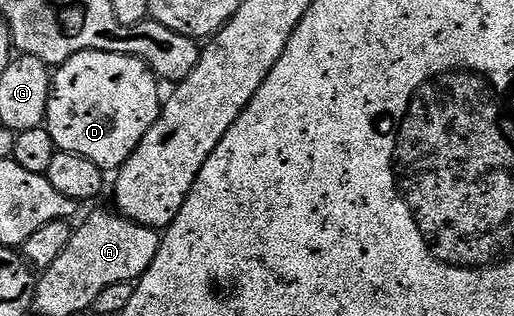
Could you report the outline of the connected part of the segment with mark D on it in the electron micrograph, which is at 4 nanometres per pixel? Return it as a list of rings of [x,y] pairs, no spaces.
[[[82,51],[73,57],[69,57],[69,61],[60,63],[54,72],[51,80],[51,96],[49,97],[49,105],[47,106],[47,117],[45,126],[47,132],[53,137],[56,148],[61,151],[68,151],[74,155],[85,157],[89,161],[93,161],[93,165],[97,165],[105,173],[118,172],[123,166],[123,162],[135,152],[137,145],[141,145],[141,141],[145,137],[145,133],[149,133],[149,129],[153,129],[153,125],[159,120],[159,112],[161,110],[161,95],[159,99],[160,80],[157,78],[151,68],[144,65],[137,57],[129,57],[121,53],[105,53],[104,51]]]

